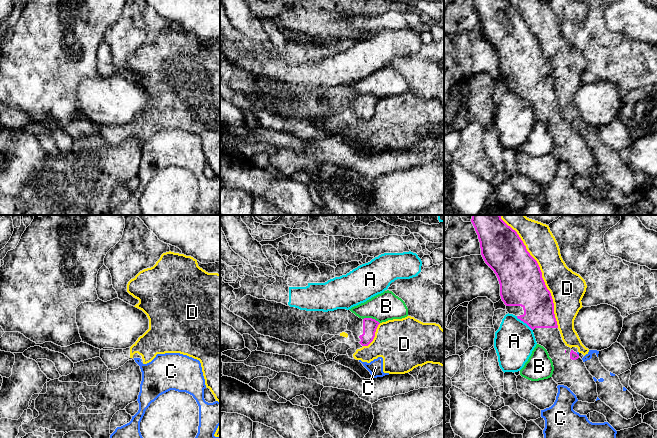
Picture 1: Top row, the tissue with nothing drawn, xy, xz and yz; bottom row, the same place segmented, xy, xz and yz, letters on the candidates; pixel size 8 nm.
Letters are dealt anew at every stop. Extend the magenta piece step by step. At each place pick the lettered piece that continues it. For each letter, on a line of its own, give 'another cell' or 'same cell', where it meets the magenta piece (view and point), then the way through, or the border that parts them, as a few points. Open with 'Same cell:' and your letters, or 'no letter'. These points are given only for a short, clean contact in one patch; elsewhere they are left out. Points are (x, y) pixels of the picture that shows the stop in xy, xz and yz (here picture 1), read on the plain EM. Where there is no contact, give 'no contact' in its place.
Same cell: no letter
A: another cell; contact yz (524, 98)
B: another cell; contact xz (371, 94)
C: another cell; contact yz (577, 130); border yz (576, 129), (578, 131)
D: another cell; contact yz (541, 51)

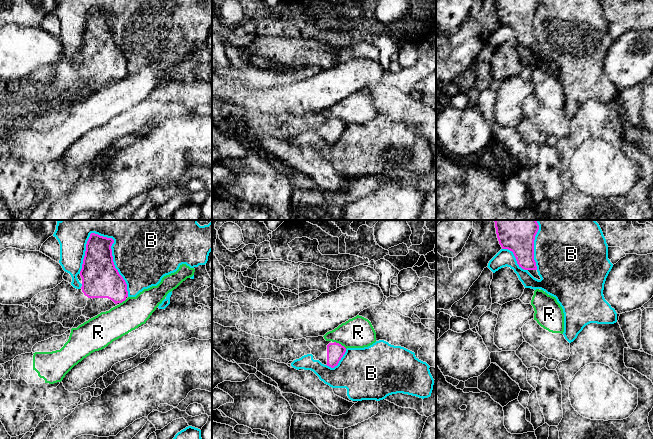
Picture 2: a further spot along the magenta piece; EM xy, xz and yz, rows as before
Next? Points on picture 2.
Same cell: no letter
B: another cell; contact xy (112, 33)
R: another cell; contact xz (340, 120)

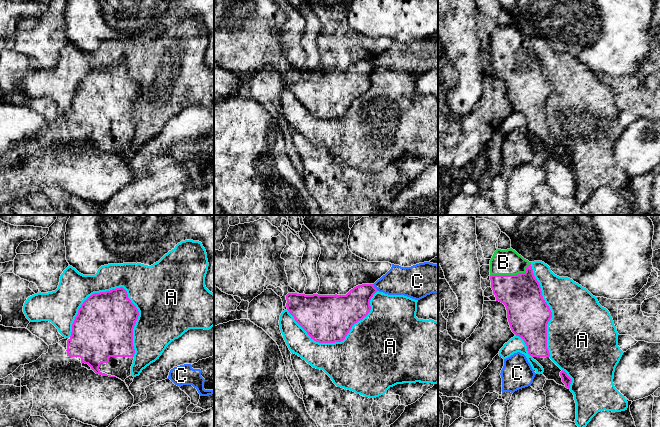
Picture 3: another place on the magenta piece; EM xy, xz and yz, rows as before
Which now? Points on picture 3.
Same cell: B
A: another cell; contact xy (134, 81)
B: same cell; contact yz (511, 51)
C: another cell; contact xz (374, 63)

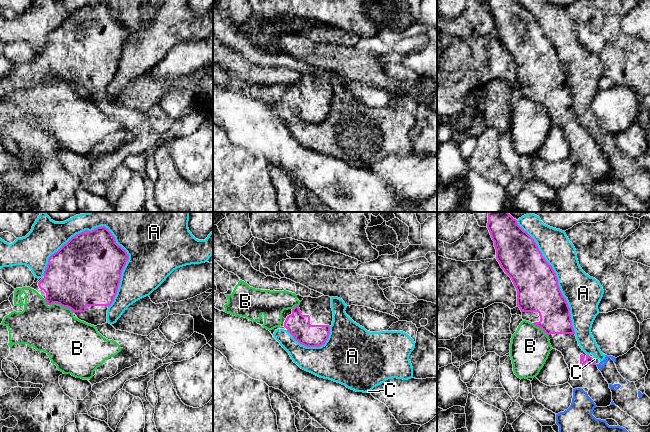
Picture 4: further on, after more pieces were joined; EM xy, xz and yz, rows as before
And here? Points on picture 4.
Same cell: no letter
A: another cell; contact xy (83, 7)
B: another cell; contact xy (62, 81)
C: another cell; contact yz (593, 137); border yz (592, 134), (595, 139)

